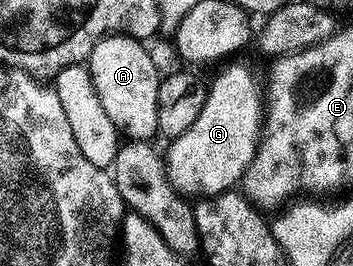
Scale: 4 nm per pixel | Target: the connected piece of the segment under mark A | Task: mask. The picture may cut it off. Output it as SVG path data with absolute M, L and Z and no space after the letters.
M106 34L93 47L87 61L99 102L103 102L103 110L107 110L107 118L111 118L118 133L129 140L152 141L158 135L157 91L161 76L152 54L145 47L133 36Z

